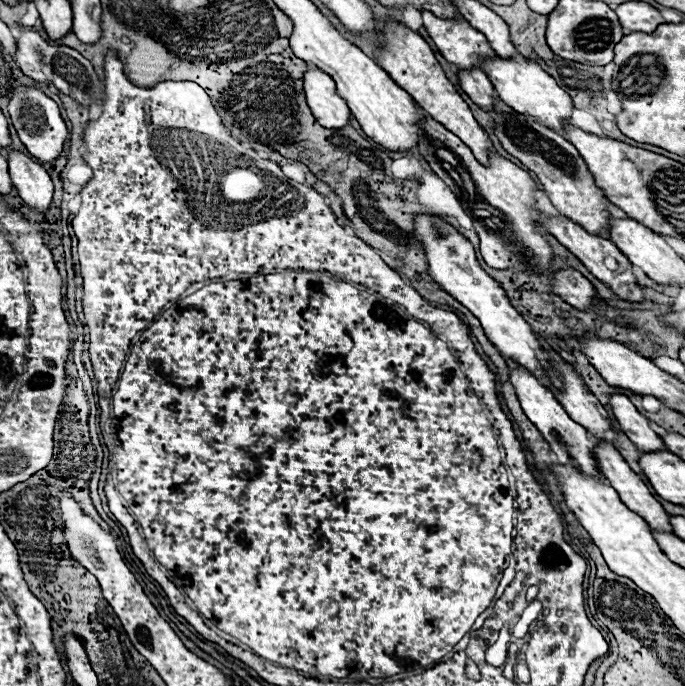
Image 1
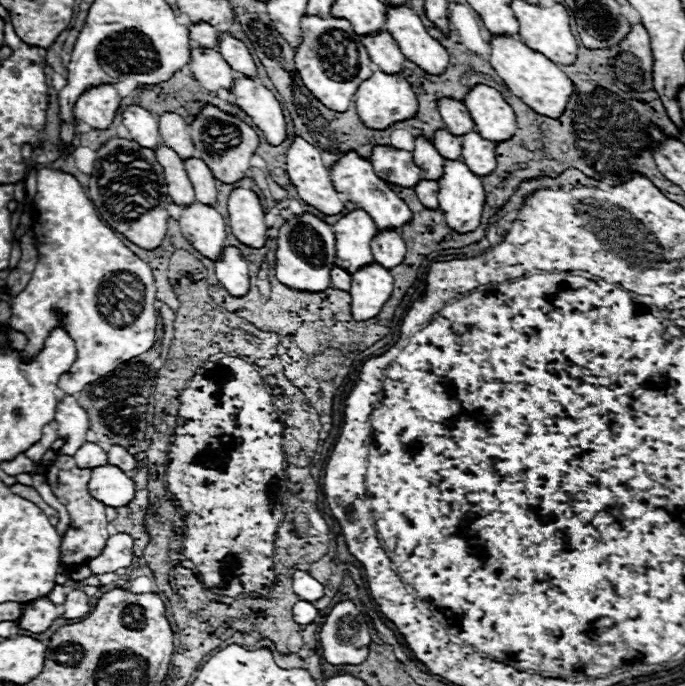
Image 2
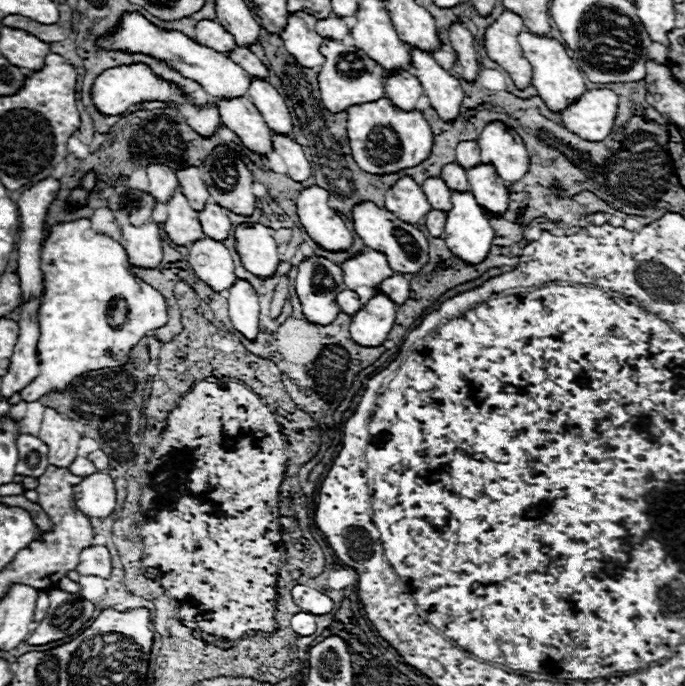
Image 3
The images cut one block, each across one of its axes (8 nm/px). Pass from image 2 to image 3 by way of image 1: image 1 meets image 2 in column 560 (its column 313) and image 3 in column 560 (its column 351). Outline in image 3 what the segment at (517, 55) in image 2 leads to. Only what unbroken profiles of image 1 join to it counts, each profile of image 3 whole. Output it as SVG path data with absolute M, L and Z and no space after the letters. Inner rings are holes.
M594 88L586 90L576 102L568 104L560 112L560 118L566 130L574 132L584 140L600 142L614 128L616 108L618 96L612 90Z

